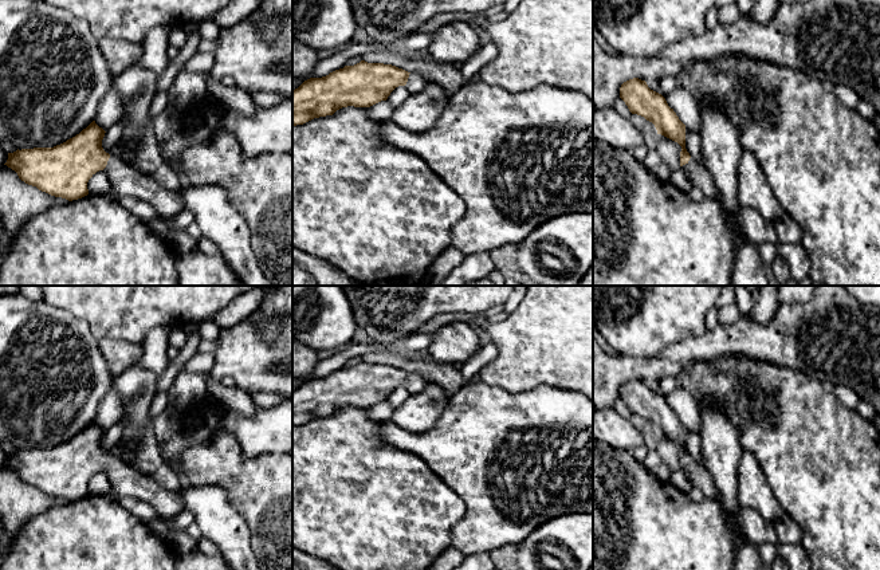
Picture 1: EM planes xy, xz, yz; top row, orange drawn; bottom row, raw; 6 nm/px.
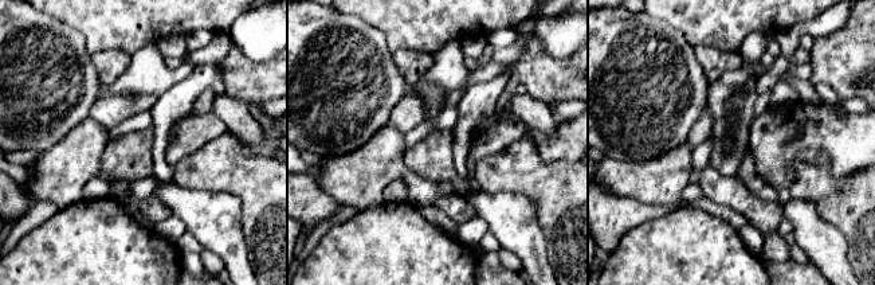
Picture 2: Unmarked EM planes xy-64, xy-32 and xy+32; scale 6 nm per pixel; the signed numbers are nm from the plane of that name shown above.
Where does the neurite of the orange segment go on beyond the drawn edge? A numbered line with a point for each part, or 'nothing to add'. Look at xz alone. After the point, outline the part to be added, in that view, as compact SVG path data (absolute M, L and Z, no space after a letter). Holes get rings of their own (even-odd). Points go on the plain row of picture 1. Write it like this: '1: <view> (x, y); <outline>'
1: xz (416, 382); M410 373L405 388L408 389L409 394L412 396L412 394L416 394L416 393L420 393L421 390L424 390L428 384L431 384L431 382L425 377Z

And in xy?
1: xy (125, 480); M110 455L103 472L107 475L111 491L121 496L131 496L149 503L162 520L185 510L178 491L165 490L149 475L115 456Z

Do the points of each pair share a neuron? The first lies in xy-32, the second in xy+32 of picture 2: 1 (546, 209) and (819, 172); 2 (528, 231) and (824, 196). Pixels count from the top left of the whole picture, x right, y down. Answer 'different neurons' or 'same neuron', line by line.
1: same neuron
2: different neurons

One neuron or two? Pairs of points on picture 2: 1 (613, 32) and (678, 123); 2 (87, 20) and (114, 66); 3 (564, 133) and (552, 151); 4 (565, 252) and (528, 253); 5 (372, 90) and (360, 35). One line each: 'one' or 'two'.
1: one
2: two
3: one
4: two
5: one

